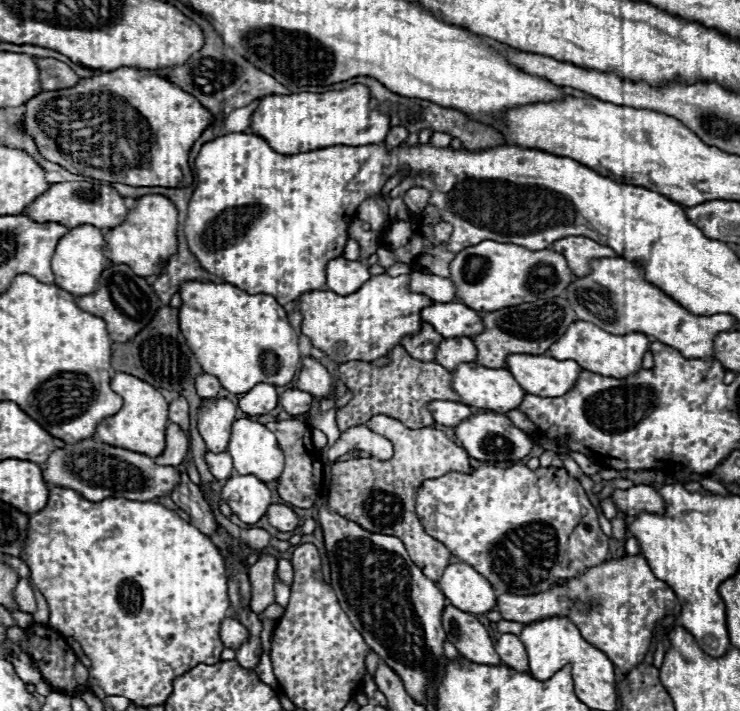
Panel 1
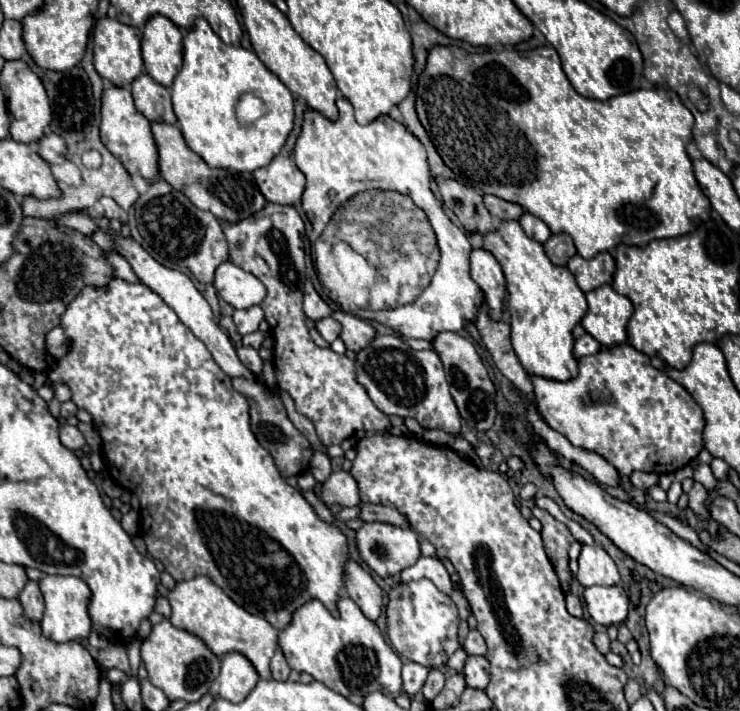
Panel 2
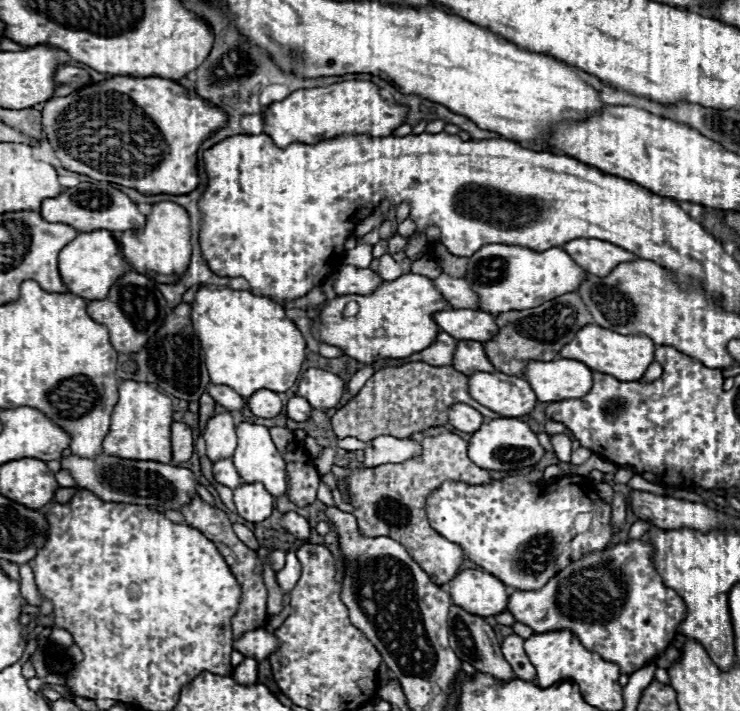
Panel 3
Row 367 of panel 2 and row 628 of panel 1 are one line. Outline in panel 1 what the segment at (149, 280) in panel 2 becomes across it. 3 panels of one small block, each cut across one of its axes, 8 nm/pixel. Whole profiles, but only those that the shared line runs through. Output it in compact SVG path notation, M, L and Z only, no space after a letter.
M224 618L220 624L220 640L224 642L226 648L236 650L236 646L240 646L240 642L244 642L244 638L248 636L248 632L244 630L244 626L234 620L234 618Z

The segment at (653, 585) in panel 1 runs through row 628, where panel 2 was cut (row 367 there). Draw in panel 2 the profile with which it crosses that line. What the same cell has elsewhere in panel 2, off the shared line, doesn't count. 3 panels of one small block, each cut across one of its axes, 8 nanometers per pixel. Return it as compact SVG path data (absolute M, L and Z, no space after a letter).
M630 344L602 348L592 356L580 358L580 372L568 382L554 382L540 376L530 376L538 400L540 414L550 428L564 434L574 446L598 452L620 474L630 476L634 470L670 474L692 462L704 448L704 412L684 386L652 368L650 358Z

